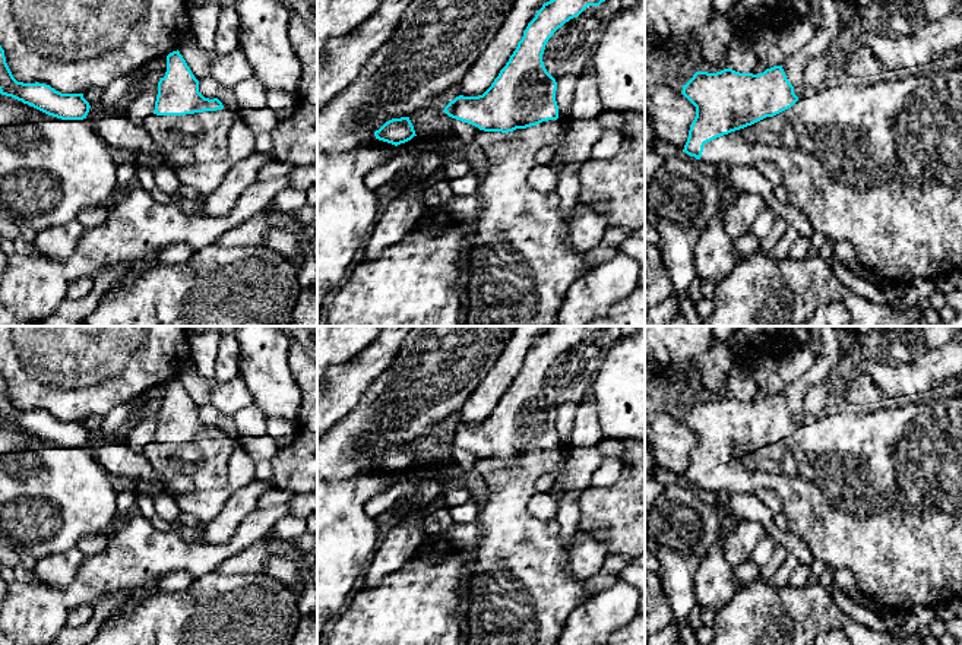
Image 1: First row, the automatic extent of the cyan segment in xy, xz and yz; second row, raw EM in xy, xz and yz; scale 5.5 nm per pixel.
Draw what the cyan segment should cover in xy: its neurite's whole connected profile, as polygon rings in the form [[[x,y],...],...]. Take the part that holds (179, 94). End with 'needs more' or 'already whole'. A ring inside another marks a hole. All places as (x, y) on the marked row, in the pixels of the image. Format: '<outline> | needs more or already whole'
[[[180,51],[167,56],[165,76],[158,82],[155,110],[143,121],[161,156],[171,170],[224,161],[228,156],[228,132],[237,117],[218,98],[209,99],[199,92],[199,80],[192,73]]] | needs more

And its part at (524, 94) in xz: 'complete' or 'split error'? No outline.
split error

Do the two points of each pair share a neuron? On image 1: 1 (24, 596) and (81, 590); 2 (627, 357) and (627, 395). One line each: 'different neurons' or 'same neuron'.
1: same neuron
2: same neuron

